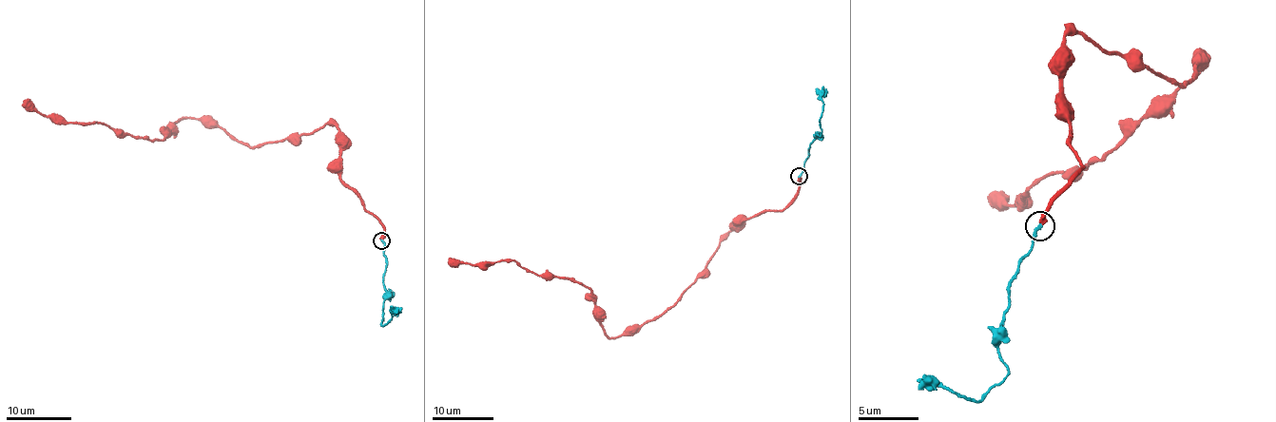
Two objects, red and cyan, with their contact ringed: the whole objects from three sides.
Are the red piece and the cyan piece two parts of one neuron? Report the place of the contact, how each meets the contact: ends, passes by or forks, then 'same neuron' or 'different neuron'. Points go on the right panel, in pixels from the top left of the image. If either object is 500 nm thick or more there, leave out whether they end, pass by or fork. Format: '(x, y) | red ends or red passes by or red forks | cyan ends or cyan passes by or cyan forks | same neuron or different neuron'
(1040, 226) | red ends | cyan ends | different neuron

